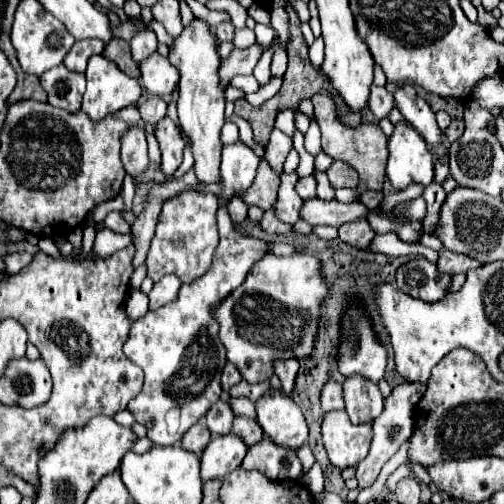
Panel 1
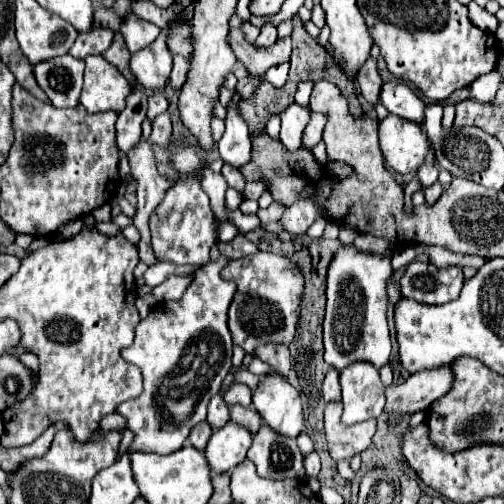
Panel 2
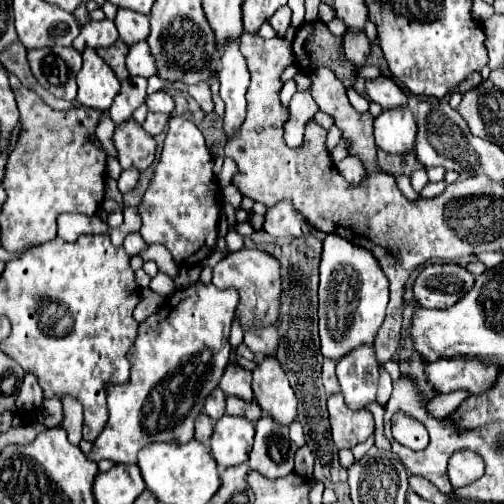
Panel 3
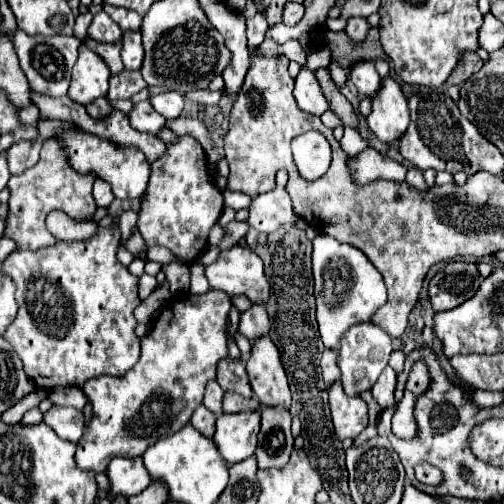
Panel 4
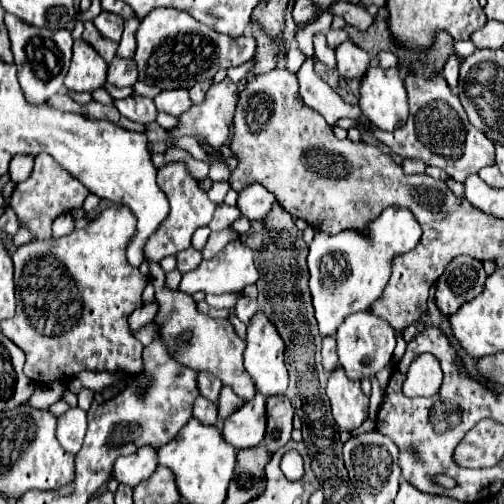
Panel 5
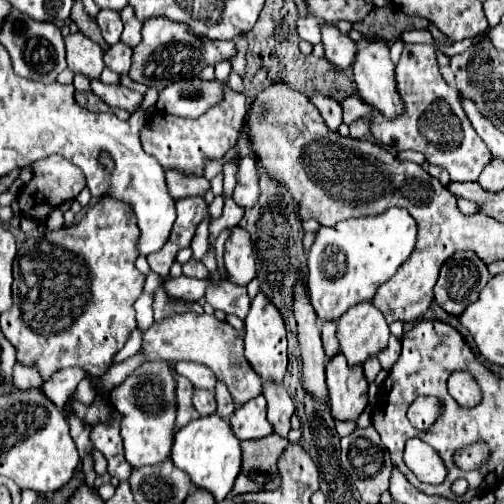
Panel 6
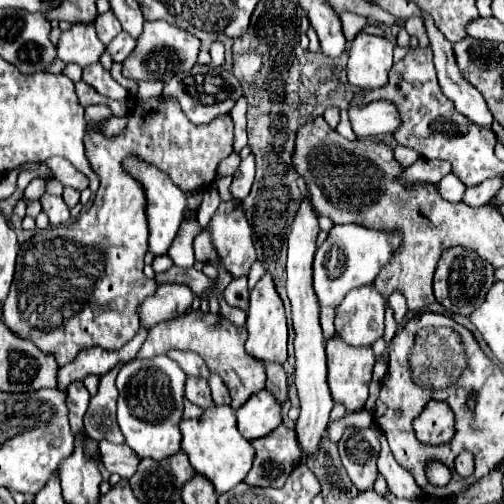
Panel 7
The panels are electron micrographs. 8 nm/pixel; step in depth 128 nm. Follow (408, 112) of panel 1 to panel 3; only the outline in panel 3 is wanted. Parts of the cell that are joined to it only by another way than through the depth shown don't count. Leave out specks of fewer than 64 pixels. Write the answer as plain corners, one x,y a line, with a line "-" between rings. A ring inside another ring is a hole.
388,76
366,80
366,94
370,100
378,102
382,108
398,108
408,104
402,88
398,88
398,84

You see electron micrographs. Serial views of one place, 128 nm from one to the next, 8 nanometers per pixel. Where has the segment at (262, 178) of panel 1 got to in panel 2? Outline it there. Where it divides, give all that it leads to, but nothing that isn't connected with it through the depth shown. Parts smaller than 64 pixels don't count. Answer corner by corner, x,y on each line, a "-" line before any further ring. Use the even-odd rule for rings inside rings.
226,164
226,166
222,168
222,176
224,176
224,180
228,182
228,186
244,192
244,176
240,174
238,168
232,168
230,164

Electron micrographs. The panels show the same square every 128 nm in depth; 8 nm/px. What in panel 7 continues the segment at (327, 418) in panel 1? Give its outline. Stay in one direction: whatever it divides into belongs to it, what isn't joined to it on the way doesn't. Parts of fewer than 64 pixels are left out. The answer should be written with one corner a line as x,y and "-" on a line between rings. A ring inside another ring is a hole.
332,336
330,340
326,340
326,356
328,356
328,386
330,386
334,402
344,404
348,412
362,410
368,398
368,384
372,380
372,368
376,362
374,350
352,348
350,344
344,344
340,336

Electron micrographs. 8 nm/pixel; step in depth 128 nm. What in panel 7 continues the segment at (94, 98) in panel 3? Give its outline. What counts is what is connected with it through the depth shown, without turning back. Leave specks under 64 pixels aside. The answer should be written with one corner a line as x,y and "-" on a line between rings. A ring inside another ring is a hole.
74,24
60,34
56,52
62,62
88,66
98,62
100,54
104,52
104,44
98,40
92,24

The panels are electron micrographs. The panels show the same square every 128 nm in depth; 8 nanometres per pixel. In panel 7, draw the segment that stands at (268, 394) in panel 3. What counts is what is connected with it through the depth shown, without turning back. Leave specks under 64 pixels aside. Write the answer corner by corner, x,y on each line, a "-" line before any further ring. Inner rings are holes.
266,272
258,284
250,290
250,308
248,308
248,340
246,340
246,350
254,358
262,360
264,364
286,362
286,340
288,340
288,328
286,328
286,314
284,314
284,304
282,298
276,292
274,278
270,272

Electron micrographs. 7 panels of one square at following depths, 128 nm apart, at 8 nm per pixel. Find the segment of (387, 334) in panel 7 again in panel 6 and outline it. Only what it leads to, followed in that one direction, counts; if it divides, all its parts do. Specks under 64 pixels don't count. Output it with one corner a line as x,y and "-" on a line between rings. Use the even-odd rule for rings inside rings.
391,334
387,347
377,355
382,369
389,372
390,368
397,362
400,352
401,342

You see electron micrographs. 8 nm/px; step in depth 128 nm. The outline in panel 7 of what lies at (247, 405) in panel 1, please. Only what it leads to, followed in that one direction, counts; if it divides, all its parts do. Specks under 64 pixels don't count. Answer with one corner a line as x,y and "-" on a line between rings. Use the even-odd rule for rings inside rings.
188,312
176,320
168,320
164,324
158,324
156,328
152,328
148,332
148,338
144,342
144,346
138,352
138,358
154,358
158,354
166,354
168,350
176,348
176,350
192,350
196,354
200,354
206,362
206,366
210,368
210,372
220,374
220,378
224,380
226,388
230,390
232,396
232,408
238,410
252,394
260,392
264,388
266,382
266,372
264,372
264,364
260,364
260,360
252,360
252,356
248,356
248,352
244,350
244,340
246,340
246,328
238,328
234,326
230,320
226,320
220,314
204,314
204,312

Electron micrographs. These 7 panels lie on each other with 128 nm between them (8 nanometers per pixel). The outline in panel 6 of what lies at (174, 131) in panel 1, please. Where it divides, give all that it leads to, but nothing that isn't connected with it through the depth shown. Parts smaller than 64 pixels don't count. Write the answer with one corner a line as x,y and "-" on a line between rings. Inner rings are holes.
90,80
90,86
92,86
92,92
96,96
100,96
106,104
126,108
128,112
136,112
142,102
142,94
138,94
122,84
104,84
102,80

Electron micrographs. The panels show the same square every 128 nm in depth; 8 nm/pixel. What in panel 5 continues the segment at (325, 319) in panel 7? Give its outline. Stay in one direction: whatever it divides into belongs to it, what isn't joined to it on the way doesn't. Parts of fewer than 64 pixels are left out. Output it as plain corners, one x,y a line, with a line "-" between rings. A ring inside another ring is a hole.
324,336
322,338
322,366
324,366
326,372
332,372
338,366
334,336

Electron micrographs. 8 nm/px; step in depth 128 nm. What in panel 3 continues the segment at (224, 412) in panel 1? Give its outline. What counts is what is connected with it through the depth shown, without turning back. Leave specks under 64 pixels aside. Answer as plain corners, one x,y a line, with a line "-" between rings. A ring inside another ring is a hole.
214,388
204,402
204,412
216,422
224,416
224,408
226,408
226,396
224,392
220,392
220,388

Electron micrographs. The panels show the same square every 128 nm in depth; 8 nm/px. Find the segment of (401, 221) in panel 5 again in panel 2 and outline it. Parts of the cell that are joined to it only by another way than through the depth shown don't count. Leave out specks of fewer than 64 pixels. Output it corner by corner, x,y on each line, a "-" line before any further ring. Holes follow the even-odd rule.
342,244
328,266
326,276
326,314
324,314
324,360
342,370
356,360
368,360
376,368
388,364
390,336
386,324
388,278
394,268
390,256
358,250
354,244

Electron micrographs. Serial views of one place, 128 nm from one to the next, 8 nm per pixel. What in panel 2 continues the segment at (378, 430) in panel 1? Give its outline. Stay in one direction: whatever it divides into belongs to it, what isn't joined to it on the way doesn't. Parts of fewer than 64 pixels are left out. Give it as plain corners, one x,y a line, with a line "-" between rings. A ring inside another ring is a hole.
444,364
432,370
412,374
400,386
386,386
385,411
388,414
414,414
430,408
434,400
448,394
452,388
452,366

